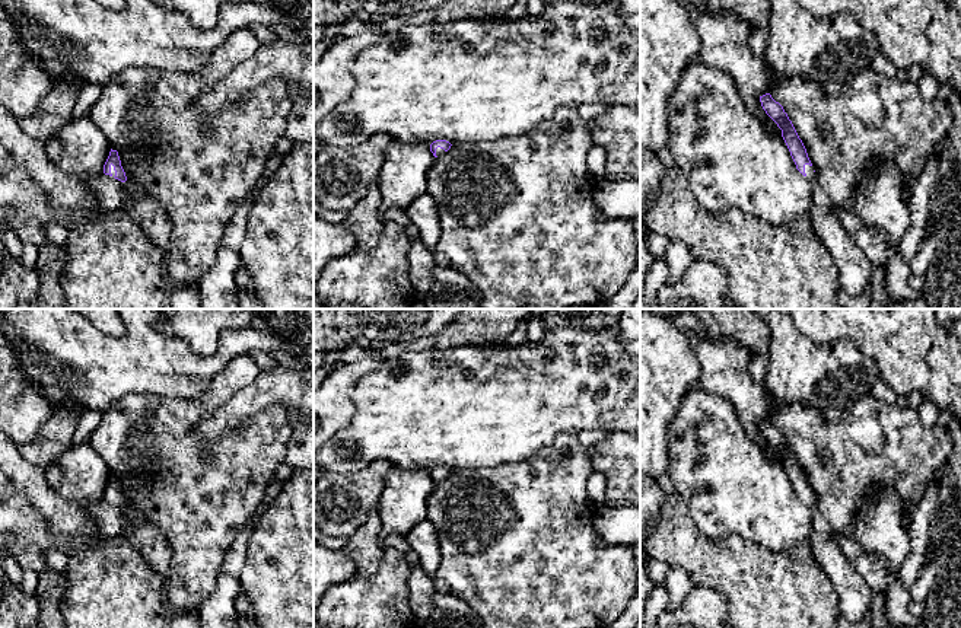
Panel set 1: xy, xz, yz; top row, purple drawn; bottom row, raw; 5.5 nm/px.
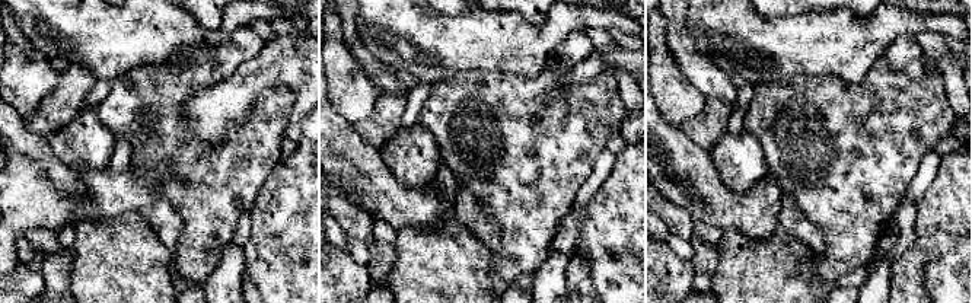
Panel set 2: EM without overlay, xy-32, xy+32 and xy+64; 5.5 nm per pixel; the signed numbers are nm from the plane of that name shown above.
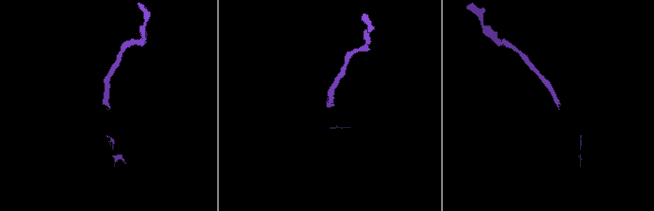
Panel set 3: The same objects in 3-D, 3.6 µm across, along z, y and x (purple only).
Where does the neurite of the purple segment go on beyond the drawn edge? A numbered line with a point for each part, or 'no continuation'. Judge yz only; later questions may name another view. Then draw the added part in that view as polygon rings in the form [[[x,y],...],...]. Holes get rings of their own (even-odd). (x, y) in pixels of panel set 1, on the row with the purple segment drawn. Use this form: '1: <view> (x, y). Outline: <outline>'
1: yz (855, 271). Outline: [[[805,165],[805,173],[812,187],[812,205],[808,213],[815,235],[831,255],[837,268],[840,290],[844,290],[853,297],[862,296],[872,284],[874,264],[855,245],[837,219],[836,207],[827,191],[818,182],[814,168]]]

